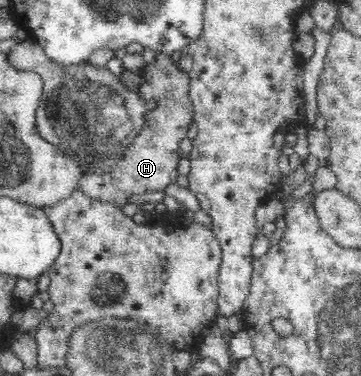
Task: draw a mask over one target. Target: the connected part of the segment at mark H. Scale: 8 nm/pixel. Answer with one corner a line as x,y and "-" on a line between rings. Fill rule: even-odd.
156,55
156,61
147,65
141,76
139,90
143,98
153,107
147,125
133,143
126,148
125,155
113,171
101,174
85,173
77,189
84,195
123,206
131,194
159,192
176,182
178,177
179,143
185,137
194,115
190,99
186,94
188,74
177,67
171,58

